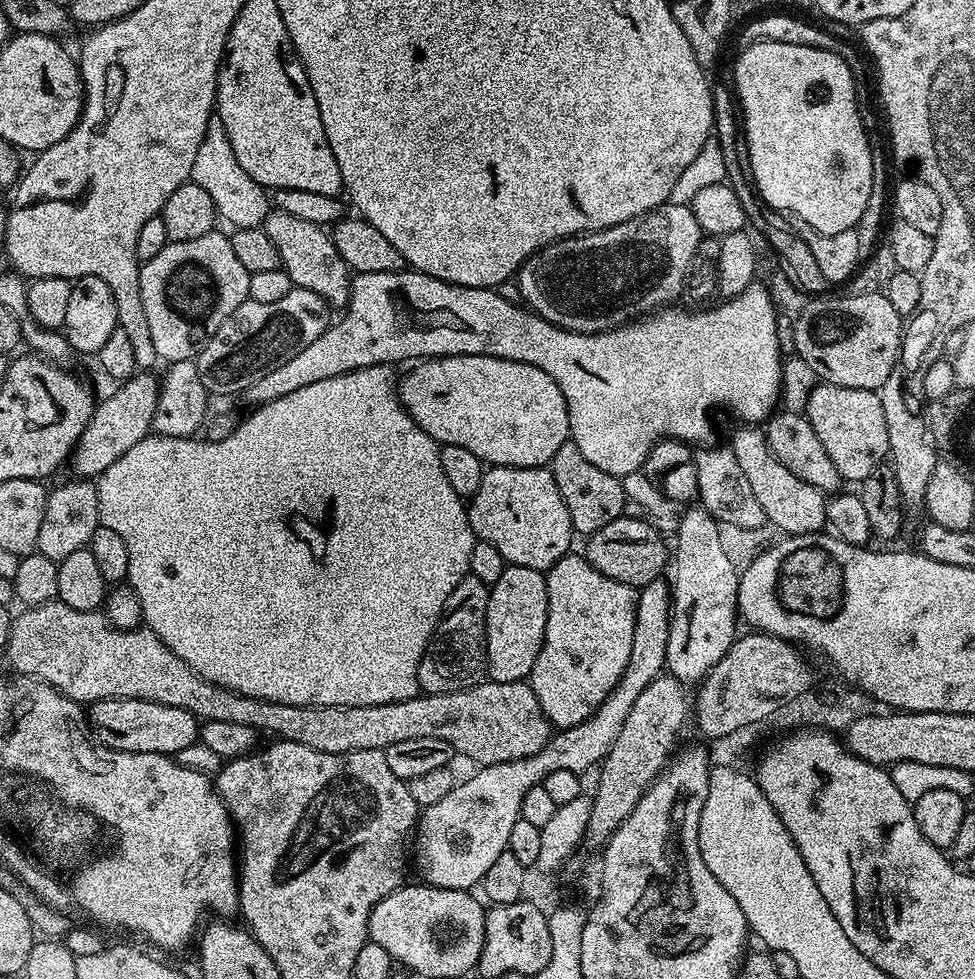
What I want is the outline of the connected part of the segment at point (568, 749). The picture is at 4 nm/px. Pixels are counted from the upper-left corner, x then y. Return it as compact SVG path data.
M661 578L650 582L639 589L635 602L634 638L626 670L595 714L573 728L557 731L546 746L538 750L538 754L530 754L530 758L477 767L469 780L461 779L446 798L419 813L414 844L416 840L416 864L424 875L421 876L423 883L434 888L475 889L486 870L490 870L490 865L498 859L498 854L507 849L510 829L521 819L522 798L526 798L527 791L536 784L543 784L546 774L554 774L554 770L584 774L587 768L595 769L604 761L638 694L642 694L642 690L646 690L655 676L661 675L666 668L666 642L672 625L669 581Z

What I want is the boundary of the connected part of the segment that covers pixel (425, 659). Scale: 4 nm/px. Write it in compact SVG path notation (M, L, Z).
M470 574L454 586L450 598L436 623L428 648L422 654L418 666L420 692L437 696L458 690L472 688L485 679L488 671L488 651L486 650L486 606L488 605L489 585Z

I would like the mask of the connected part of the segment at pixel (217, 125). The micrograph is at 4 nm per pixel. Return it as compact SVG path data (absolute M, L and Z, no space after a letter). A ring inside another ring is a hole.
M213 118L206 126L206 134L202 138L202 146L198 146L198 154L194 154L191 183L202 186L210 198L214 198L217 217L233 229L258 228L270 211L270 196L263 186L254 182L242 166L238 166L238 158L234 158L234 149L230 146L230 138L226 138L226 130L218 118Z

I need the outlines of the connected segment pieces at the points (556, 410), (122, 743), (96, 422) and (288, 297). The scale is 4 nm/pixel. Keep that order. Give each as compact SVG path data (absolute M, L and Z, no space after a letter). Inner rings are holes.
M442 356L409 368L412 369L398 380L400 404L441 446L462 446L470 454L478 454L485 465L497 468L542 468L551 465L558 446L569 443L566 398L562 398L558 382L538 366L493 356Z
M114 698L96 700L87 709L86 715L93 736L101 744L114 750L175 757L177 752L186 750L186 746L197 743L198 740L196 716L178 706L134 698Z
M148 370L137 371L129 380L117 383L113 387L116 389L97 403L70 457L70 468L72 464L77 477L100 477L110 466L114 466L114 462L118 462L118 458L122 458L122 454L126 454L126 450L130 450L130 446L138 446L138 442L153 431L152 419L158 406L160 380L152 375Z
M293 286L290 294L285 294L279 302L246 301L211 338L204 343L195 357L202 386L213 397L242 394L253 380L262 374L290 362L298 350L306 350L314 338L318 338L328 329L330 306L314 290Z

